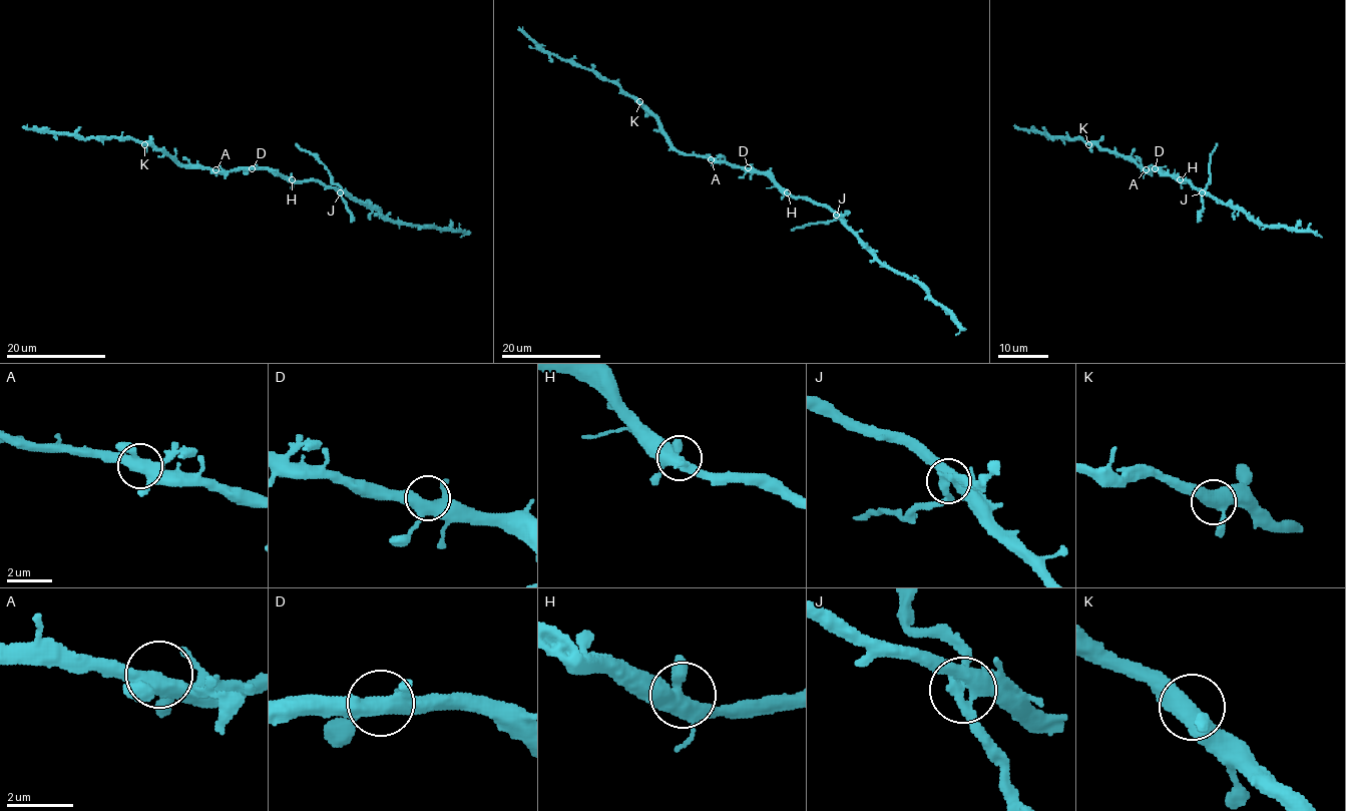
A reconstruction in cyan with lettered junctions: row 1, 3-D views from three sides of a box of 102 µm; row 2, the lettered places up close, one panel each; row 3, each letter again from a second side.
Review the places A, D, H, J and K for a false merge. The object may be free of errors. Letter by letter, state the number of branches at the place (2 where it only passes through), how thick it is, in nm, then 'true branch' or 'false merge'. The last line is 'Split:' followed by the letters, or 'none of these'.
A: 4 | 400 nm | true branch
D: 4 | 440 nm | true branch
H: 4 | 480 nm | true branch
J: 4 | 440 nm | false merge
K: 3 | 440 nm | true branch
Split: J

